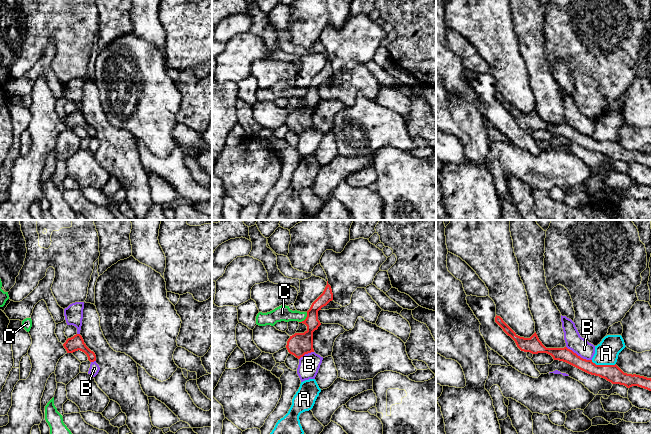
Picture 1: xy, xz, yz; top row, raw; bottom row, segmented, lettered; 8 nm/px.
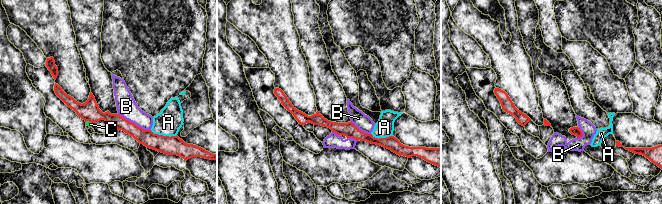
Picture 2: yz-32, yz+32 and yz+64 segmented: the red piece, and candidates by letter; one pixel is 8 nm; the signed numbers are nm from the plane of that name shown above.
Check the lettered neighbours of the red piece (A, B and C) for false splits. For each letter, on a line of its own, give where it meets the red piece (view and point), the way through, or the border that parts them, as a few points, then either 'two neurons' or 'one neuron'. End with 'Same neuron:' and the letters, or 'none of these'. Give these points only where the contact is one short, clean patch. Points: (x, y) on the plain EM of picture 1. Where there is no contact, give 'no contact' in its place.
A: yz (603, 141) | along yz (591, 136), (596, 140), (615, 140) | two neurons
B: yz (579, 132) | along yz (566, 122), (581, 133), (591, 136) | two neurons
C: xz (306, 94) | along xz (307, 88), (307, 92), (299, 98) | two neurons
Same neuron: none of these

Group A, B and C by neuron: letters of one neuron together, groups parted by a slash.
A / B / C

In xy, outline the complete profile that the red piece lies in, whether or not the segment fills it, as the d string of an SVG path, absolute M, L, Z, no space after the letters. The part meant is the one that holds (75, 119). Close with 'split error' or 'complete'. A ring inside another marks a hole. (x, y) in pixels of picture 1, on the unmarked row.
M76 110L73 113L68 114L63 122L66 125L67 129L73 129L80 126L87 131L90 138L96 137L95 129L86 122L80 110Z; complete

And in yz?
M496 91L495 98L515 117L521 127L530 128L532 130L547 129L551 131L554 136L566 138L588 150L604 154L612 160L624 161L627 164L638 162L651 167L651 154L624 149L616 140L596 141L592 136L581 134L567 123L546 124L539 116L536 108L530 114L520 113L500 92Z; complete

